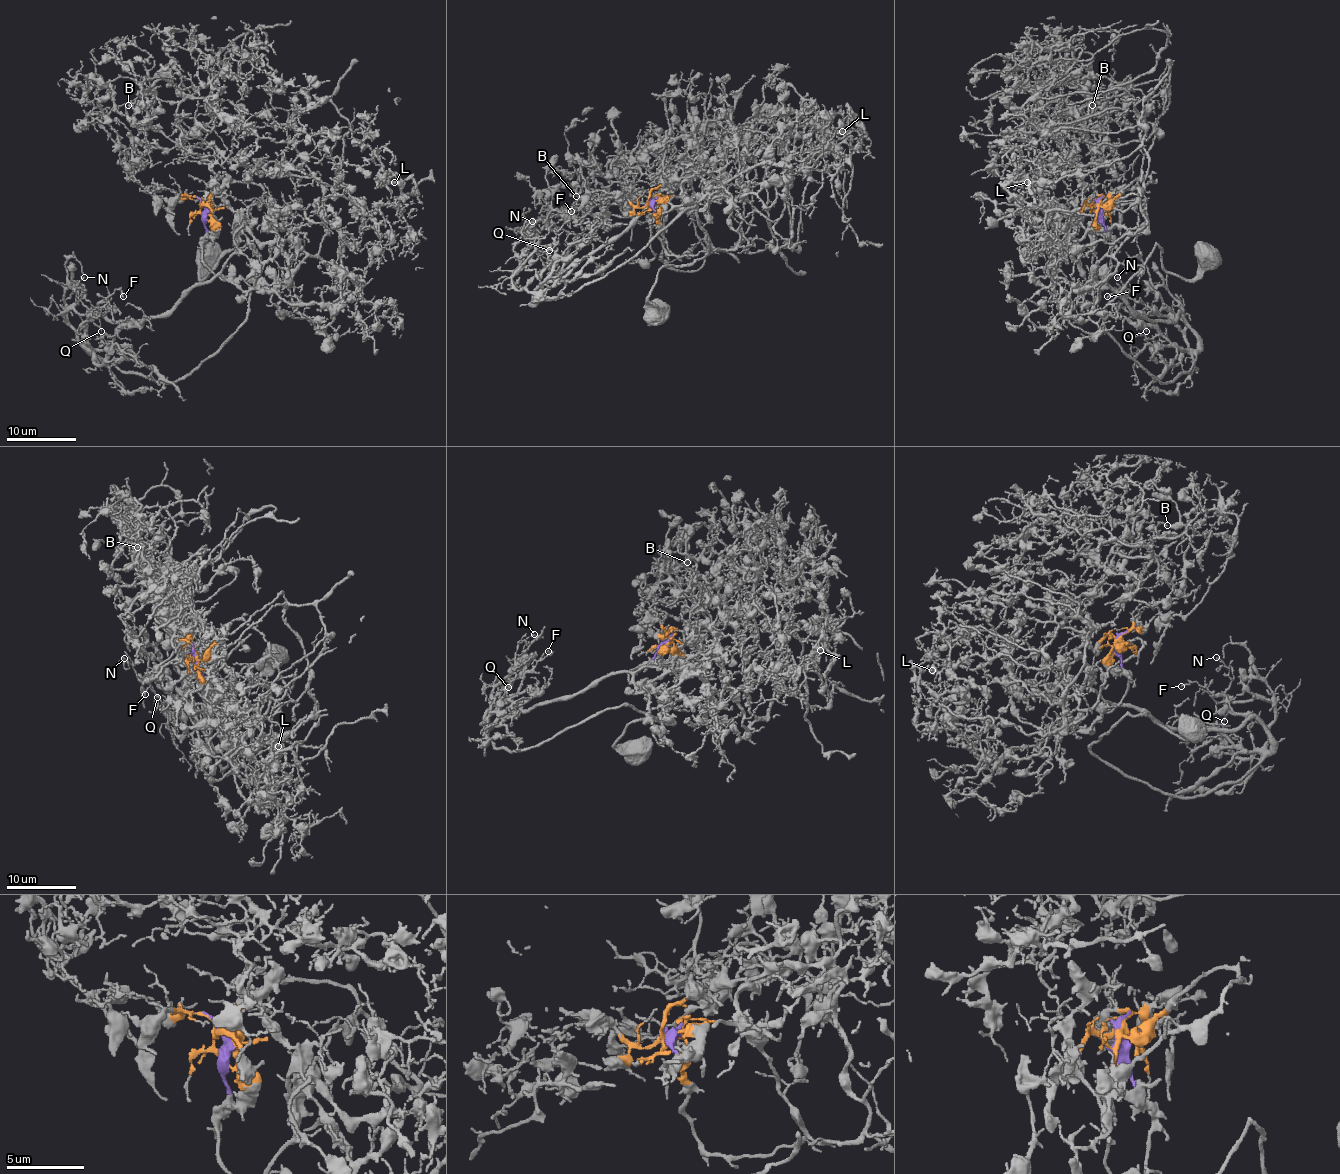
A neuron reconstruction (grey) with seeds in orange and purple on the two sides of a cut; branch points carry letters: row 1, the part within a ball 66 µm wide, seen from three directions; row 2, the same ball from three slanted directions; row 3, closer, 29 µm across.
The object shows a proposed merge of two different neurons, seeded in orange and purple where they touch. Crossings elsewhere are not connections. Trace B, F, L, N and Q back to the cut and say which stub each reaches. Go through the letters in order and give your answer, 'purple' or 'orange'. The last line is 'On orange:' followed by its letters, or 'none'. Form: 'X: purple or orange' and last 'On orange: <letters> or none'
B: orange
F: purple
L: orange
N: purple
Q: purple
On orange: B, L

